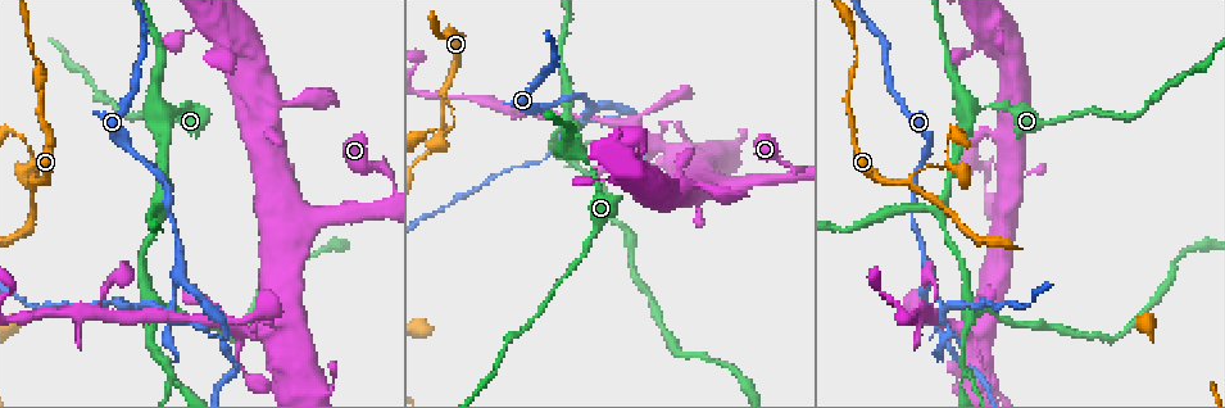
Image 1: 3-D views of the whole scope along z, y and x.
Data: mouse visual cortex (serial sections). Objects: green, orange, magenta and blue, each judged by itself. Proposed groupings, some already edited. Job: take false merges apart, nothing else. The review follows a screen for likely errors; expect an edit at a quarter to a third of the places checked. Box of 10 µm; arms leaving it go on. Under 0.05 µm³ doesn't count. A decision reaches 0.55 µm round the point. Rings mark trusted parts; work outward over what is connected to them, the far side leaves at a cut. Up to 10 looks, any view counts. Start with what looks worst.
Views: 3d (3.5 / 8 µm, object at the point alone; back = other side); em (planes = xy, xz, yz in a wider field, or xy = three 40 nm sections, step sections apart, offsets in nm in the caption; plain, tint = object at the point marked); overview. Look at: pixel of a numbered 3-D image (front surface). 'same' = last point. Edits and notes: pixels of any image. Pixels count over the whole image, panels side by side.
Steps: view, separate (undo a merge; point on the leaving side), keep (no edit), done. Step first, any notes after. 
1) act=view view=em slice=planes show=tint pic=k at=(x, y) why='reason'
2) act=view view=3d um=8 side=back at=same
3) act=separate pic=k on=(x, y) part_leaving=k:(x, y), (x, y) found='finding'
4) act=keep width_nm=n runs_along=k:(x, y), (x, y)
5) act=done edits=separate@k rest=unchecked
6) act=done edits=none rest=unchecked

act=view view=3d um=3.5 pic=1 at=(444, 133) why='thin neck'

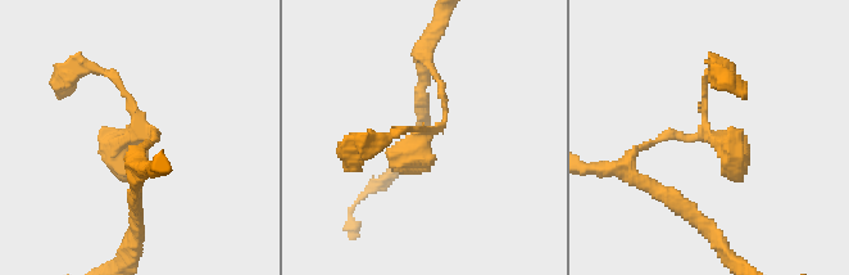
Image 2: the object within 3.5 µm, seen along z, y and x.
act=view view=em slice=xy step=3 show=tint pic=2 at=(704, 132)

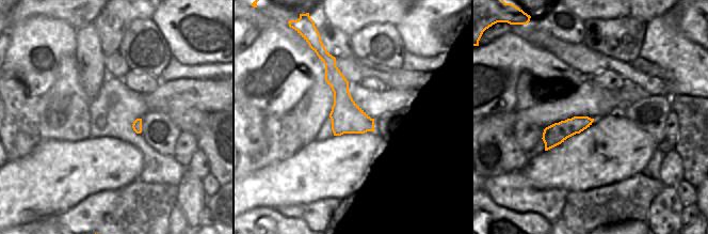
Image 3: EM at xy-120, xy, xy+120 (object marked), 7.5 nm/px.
act=keep runs_along=3:(324, 55), (342, 100), (371, 128) found='continuous, no second cell'

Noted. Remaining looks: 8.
act=view view=3d um=8 pic=1 at=(173, 310) why='a fork'

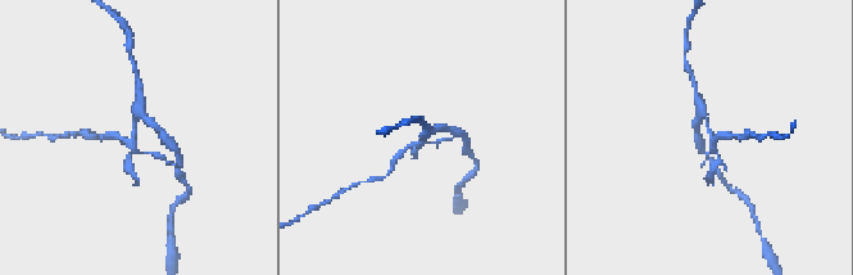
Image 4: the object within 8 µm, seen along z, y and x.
act=view view=em slice=xy step=5 show=tint at=same

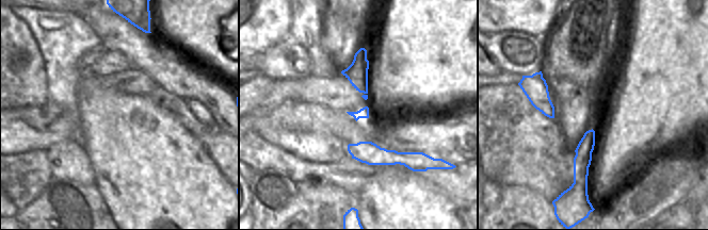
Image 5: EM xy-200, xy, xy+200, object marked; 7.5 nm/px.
act=separate pic=4 on=(109, 135) part_leaving=4:(132, 140), (94, 138) found='a second cell is stuck on'

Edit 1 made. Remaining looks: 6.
act=view view=3d um=3.5 pic=1 at=(660, 148) why='thin arm on a thick one'

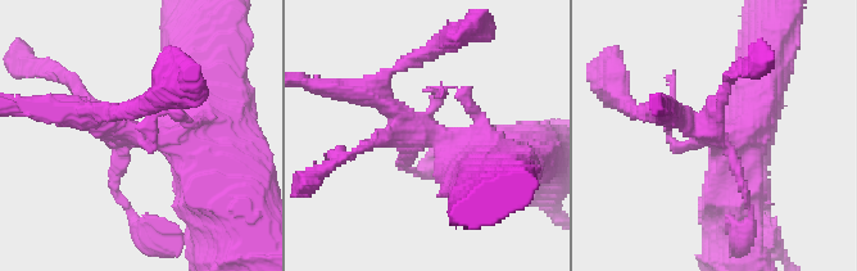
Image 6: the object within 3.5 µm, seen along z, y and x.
act=view view=em slice=xy step=2 show=tint pic=6 at=(712, 133) why='now the EM'

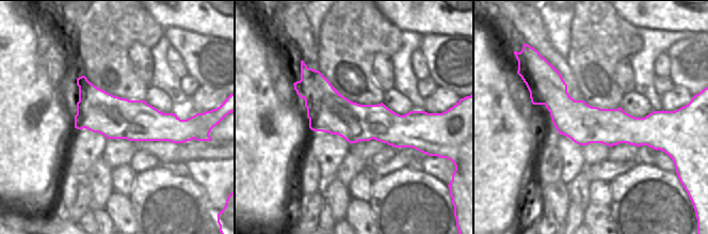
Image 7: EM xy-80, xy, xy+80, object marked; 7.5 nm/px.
act=keep runs_along=7:(531, 88), (583, 124), (662, 129) found='continuous, no second cell'

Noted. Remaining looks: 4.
act=view view=3d um=8 pic=1 at=(164, 116) why='a fork'

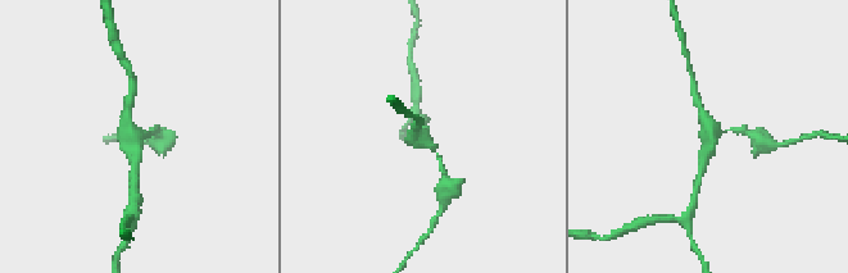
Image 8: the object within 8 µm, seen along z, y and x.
act=view view=3d um=3.5 at=same

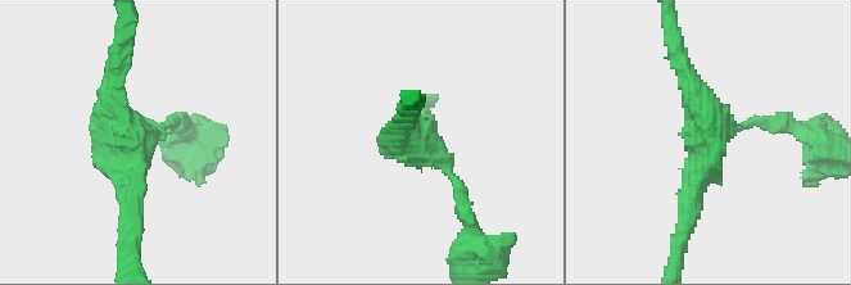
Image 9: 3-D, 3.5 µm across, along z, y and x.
act=view view=em slice=xy step=2 show=tint pic=9 at=(710, 137) arms=3 arm_widths_nm=200,300,300 why='shape alone is not enough'

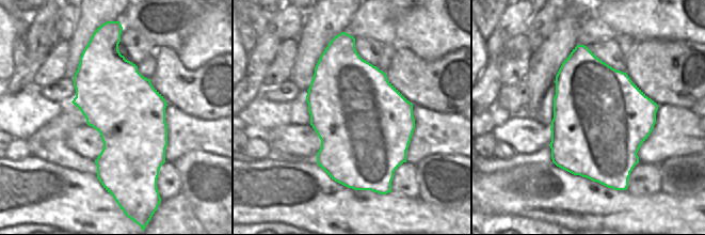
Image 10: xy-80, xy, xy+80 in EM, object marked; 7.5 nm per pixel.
act=keep width_nm=700 runs_along=9:(778, 122), (711, 138), (689, 221) found='continuous, no second cell'

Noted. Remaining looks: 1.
act=done edits=separate@4 rest=unchecked

